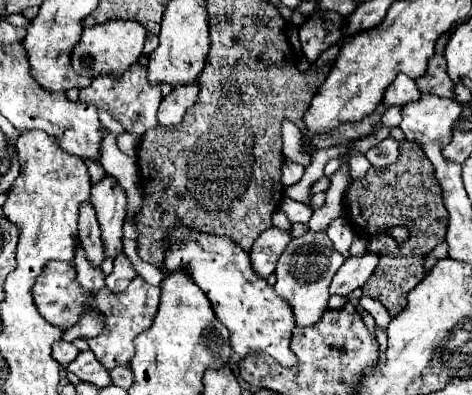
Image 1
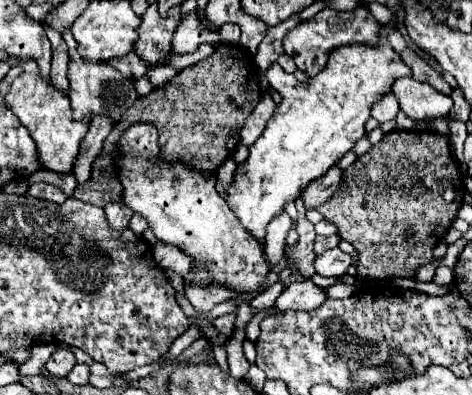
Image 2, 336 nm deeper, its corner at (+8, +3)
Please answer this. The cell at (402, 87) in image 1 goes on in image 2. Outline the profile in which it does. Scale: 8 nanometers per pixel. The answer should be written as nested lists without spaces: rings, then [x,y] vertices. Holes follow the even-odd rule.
[[[386,93],[380,101],[376,101],[376,103],[372,105],[372,117],[374,117],[378,123],[396,119],[398,111],[400,111],[400,107],[398,107],[398,101],[396,101],[394,93]]]

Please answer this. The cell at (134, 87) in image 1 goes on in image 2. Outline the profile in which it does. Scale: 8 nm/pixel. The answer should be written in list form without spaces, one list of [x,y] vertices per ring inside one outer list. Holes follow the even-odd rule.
[[[152,3],[148,7],[148,11],[142,15],[142,31],[138,33],[138,41],[136,41],[136,51],[140,53],[140,57],[144,57],[144,61],[148,65],[152,65],[152,61],[158,61],[160,57],[164,57],[164,53],[168,53],[168,45],[172,45],[172,33],[180,21],[180,5],[172,7],[168,11],[166,17],[162,17],[158,13],[158,7]]]

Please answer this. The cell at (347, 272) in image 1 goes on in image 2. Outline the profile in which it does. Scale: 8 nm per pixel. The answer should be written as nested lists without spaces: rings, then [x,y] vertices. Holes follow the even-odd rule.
[[[310,279],[304,281],[294,281],[290,283],[280,297],[276,299],[276,309],[280,309],[280,313],[284,311],[312,311],[316,307],[320,307],[326,301],[326,295],[320,287],[316,287]]]

